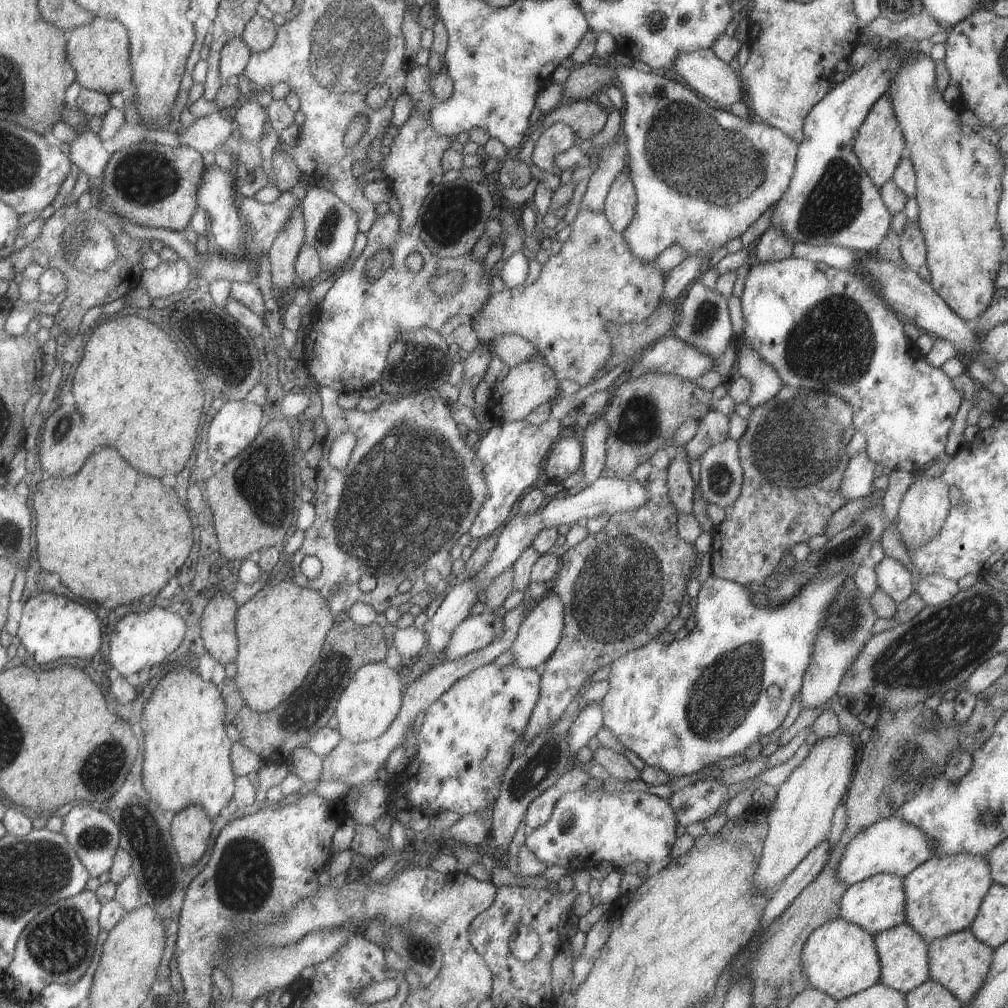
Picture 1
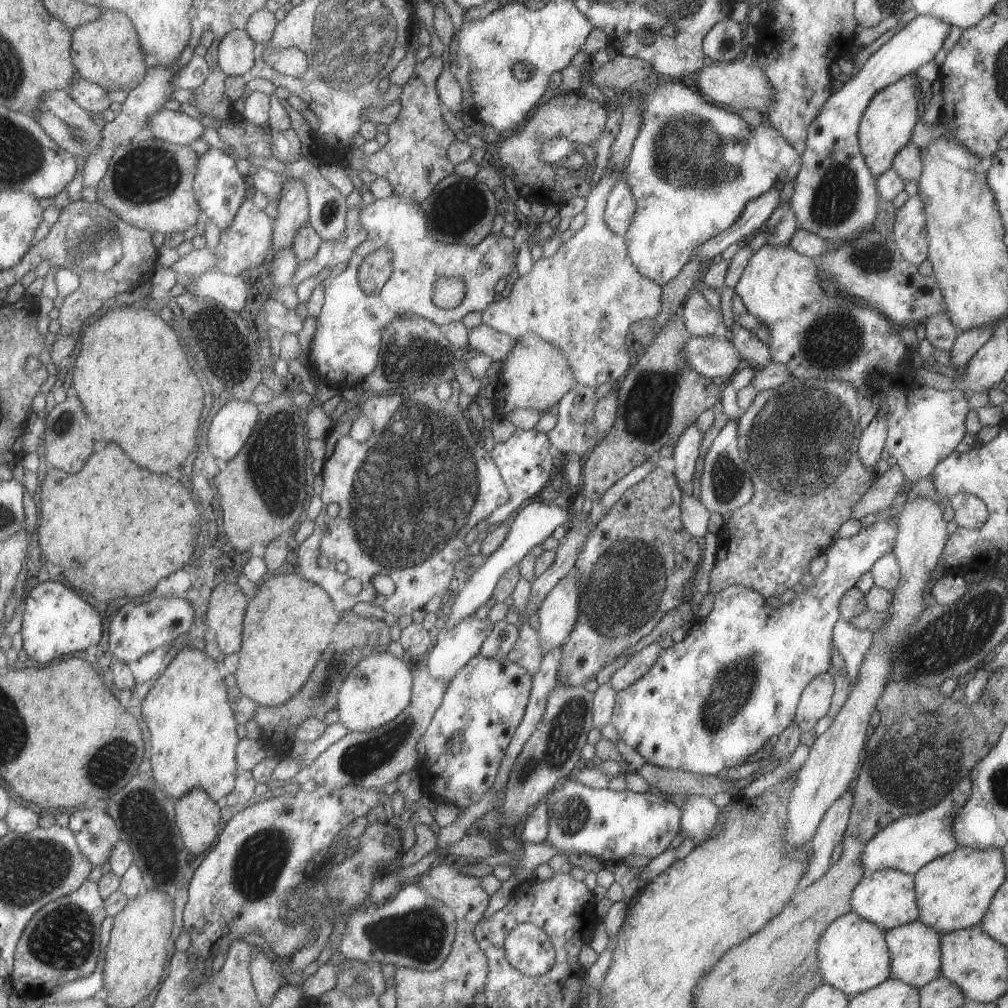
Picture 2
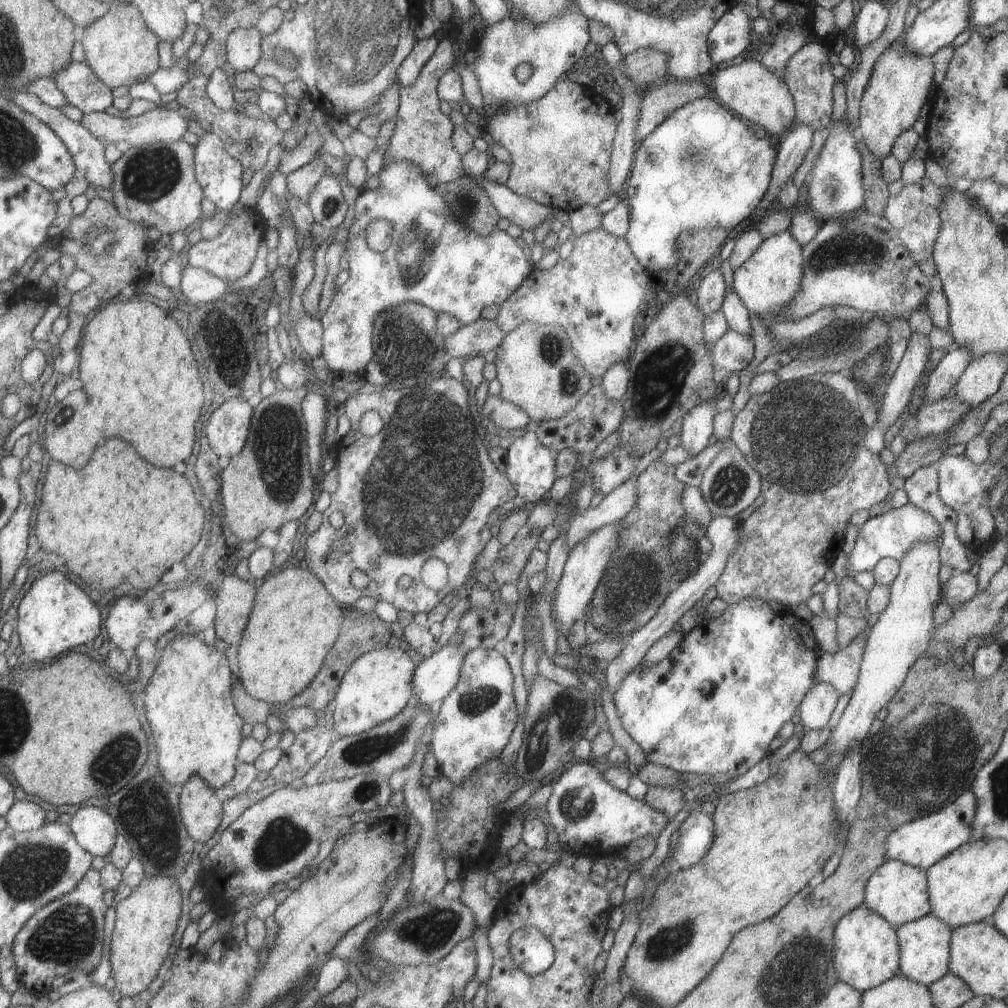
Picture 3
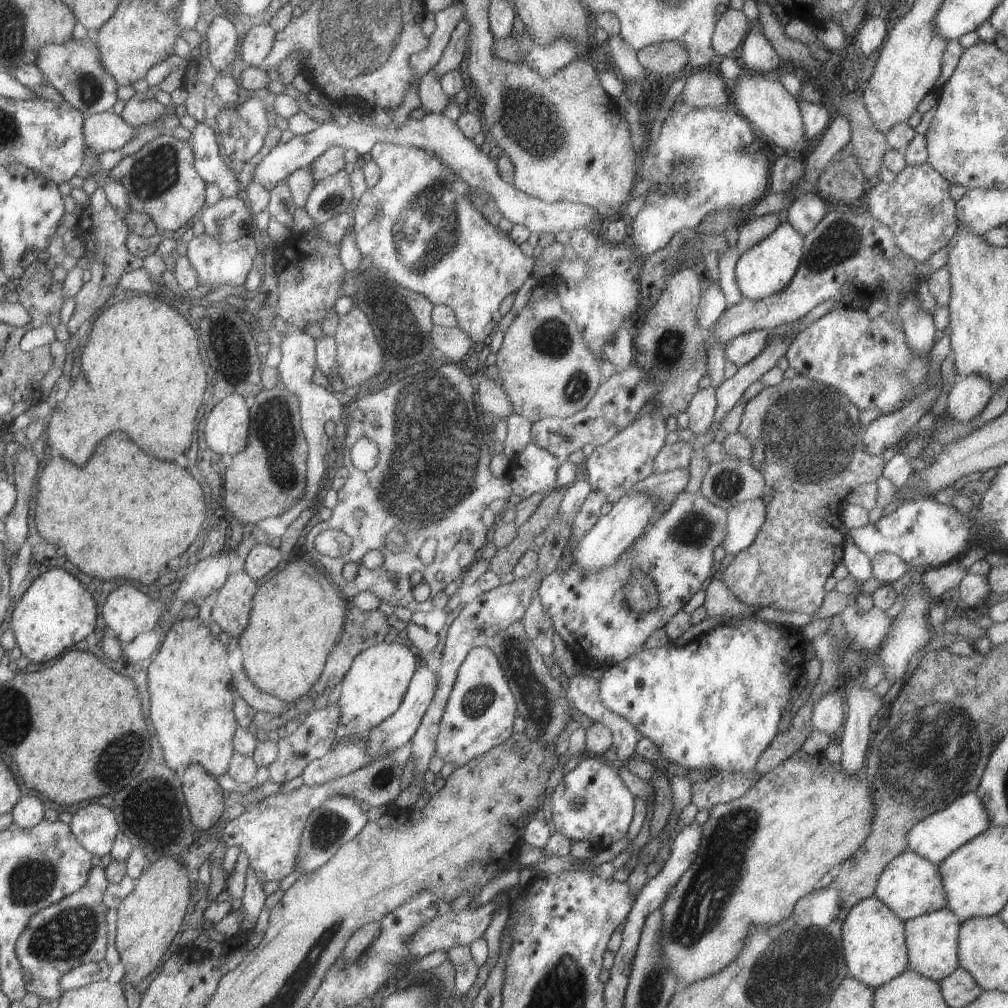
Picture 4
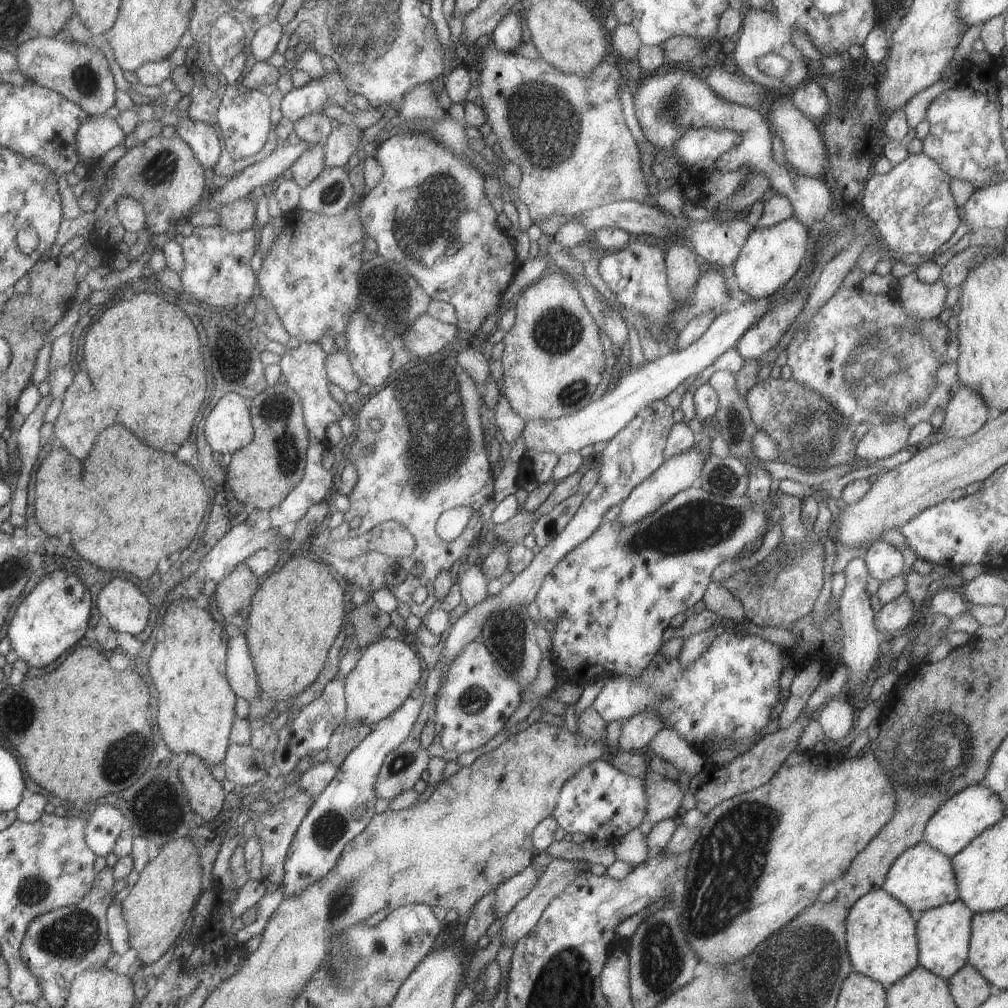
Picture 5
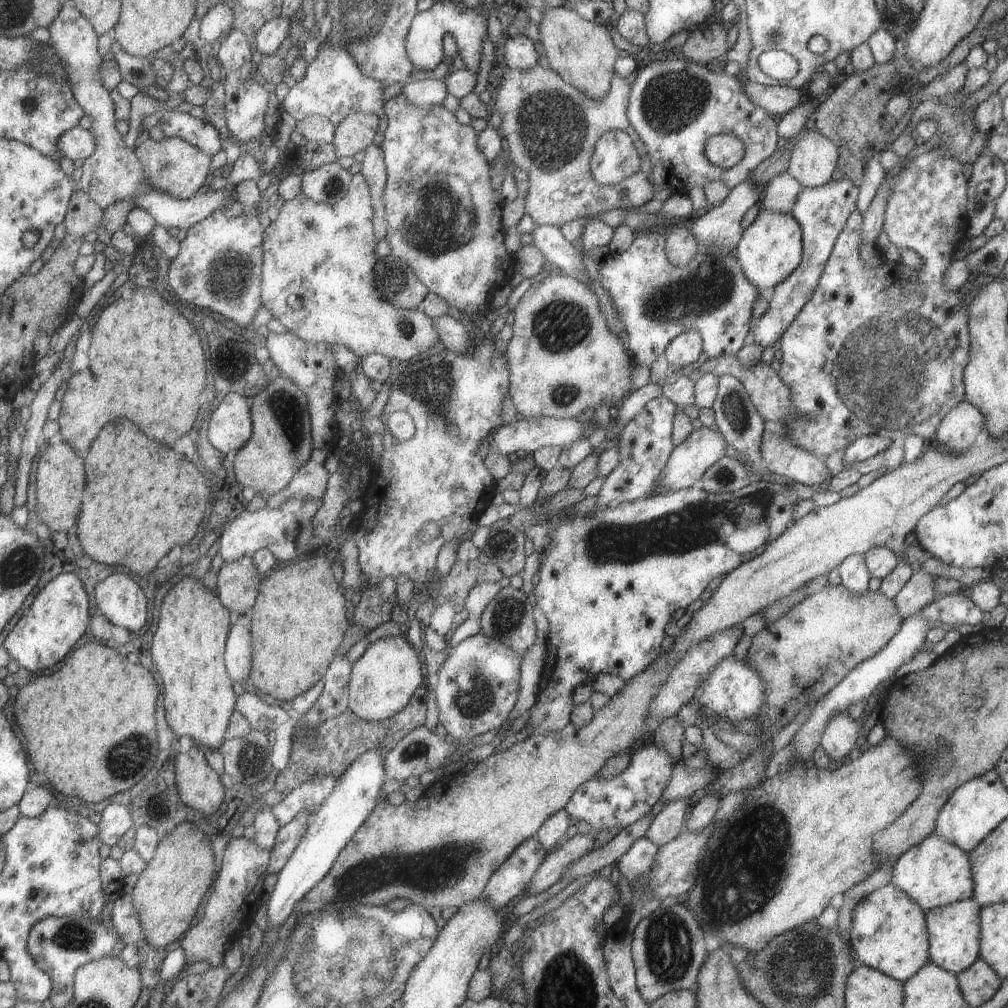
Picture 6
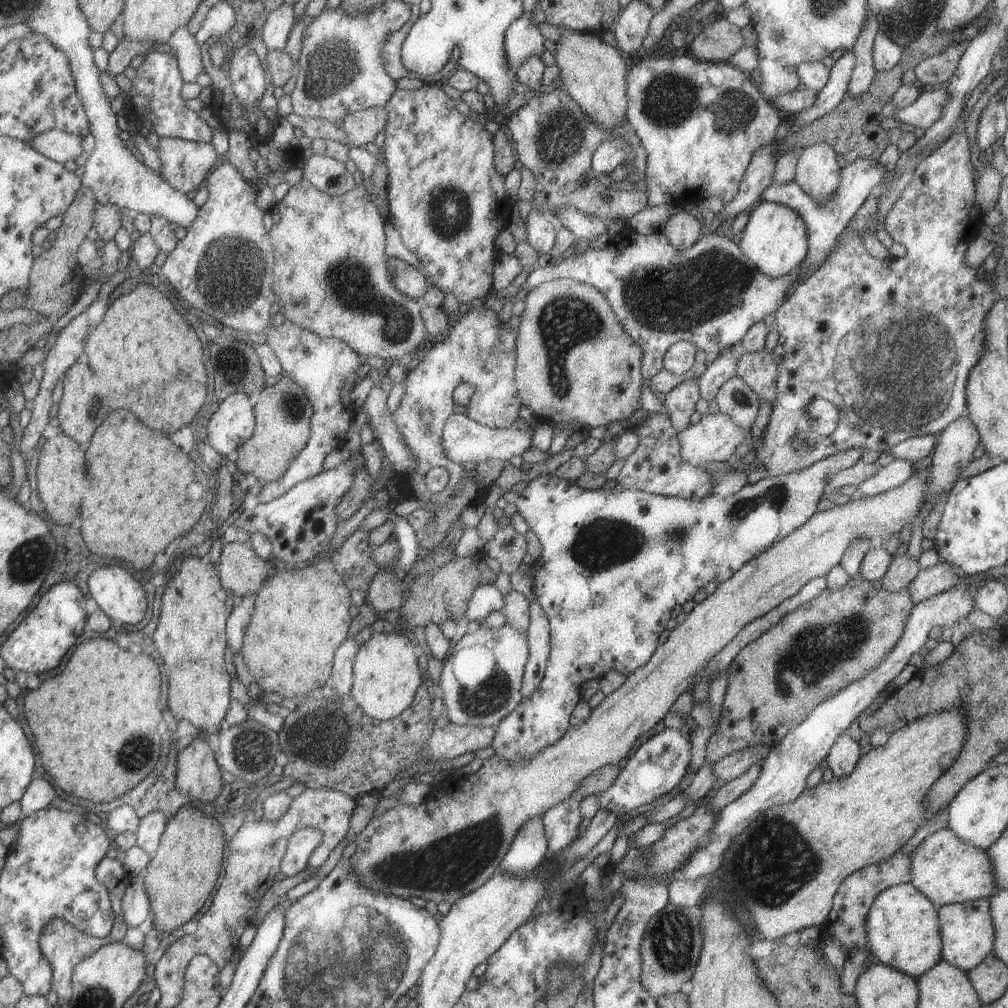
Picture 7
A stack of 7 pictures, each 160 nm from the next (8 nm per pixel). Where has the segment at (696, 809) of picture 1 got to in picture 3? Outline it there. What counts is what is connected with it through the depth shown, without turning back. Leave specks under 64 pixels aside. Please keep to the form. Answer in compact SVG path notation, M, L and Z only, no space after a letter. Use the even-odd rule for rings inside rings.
M704 808L690 812L684 821L678 826L678 843L671 849L672 862L679 869L689 868L691 865L697 864L708 848L711 848L713 840L713 823L710 813L706 813Z

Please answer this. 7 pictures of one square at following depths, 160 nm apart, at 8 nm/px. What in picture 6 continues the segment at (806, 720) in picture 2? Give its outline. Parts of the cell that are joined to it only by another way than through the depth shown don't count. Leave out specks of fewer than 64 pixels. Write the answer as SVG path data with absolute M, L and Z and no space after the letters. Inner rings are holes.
M839 713L828 720L820 738L820 746L831 760L843 763L843 758L859 746L855 743L860 731L860 718L852 720L848 714Z

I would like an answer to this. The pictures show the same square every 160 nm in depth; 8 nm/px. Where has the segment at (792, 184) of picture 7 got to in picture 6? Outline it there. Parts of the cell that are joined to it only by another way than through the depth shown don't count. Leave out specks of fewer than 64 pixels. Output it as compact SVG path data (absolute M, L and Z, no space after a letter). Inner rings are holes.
M843 176L837 180L831 179L820 187L803 187L796 196L790 213L802 232L802 257L800 263L787 275L787 278L774 286L774 293L768 302L767 310L756 320L756 324L751 326L748 339L755 341L755 344L760 344L762 348L772 345L783 334L803 304L809 300L834 247L835 239L842 231L847 217L856 210L855 200L858 187L857 183L852 183Z

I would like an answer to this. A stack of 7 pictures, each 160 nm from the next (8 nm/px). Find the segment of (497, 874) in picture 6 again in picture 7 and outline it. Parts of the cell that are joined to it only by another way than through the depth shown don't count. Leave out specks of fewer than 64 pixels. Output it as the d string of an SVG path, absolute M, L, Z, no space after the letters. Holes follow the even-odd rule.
M542 816L527 819L515 833L509 850L500 860L499 871L526 875L548 858Z

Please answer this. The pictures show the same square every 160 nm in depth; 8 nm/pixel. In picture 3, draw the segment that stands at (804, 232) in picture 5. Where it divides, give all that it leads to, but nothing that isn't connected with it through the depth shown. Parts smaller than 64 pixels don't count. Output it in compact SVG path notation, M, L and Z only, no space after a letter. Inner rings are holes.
M788 231L765 238L759 247L733 271L732 290L739 296L748 312L758 317L763 314L781 314L801 286L803 276L802 247L793 240Z

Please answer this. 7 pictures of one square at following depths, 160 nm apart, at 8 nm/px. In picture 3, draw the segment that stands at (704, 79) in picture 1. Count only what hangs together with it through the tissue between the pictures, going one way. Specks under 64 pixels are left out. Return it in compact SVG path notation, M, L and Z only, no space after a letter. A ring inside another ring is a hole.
M743 60L739 64L717 70L711 75L710 86L718 103L735 112L741 120L763 126L768 136L780 139L793 124L795 110L787 86L761 62Z

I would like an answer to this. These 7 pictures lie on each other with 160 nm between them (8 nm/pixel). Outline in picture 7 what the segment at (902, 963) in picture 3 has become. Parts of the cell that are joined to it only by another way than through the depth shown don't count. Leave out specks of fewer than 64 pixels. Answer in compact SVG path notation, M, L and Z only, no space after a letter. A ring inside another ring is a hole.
M977 899L961 904L943 905L936 909L942 940L941 959L965 972L983 962L992 952L994 943L994 926L989 907L988 899Z

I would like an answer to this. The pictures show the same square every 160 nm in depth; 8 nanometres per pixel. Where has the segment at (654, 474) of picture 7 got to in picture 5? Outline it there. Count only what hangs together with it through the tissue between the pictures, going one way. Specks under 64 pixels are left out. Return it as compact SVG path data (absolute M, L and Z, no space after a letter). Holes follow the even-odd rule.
M657 399L647 406L640 408L637 414L621 429L615 433L607 446L596 455L595 463L598 466L598 479L595 486L586 494L581 506L573 514L571 520L563 527L563 530L543 548L537 549L527 568L520 572L510 584L503 584L502 589L494 596L485 597L475 607L466 612L451 625L439 660L442 661L442 673L440 680L444 679L444 672L453 660L453 657L468 643L479 639L480 630L484 620L492 610L505 608L509 605L520 604L526 606L534 600L545 575L565 556L574 549L582 540L585 540L599 526L604 518L604 513L611 506L620 504L629 496L629 493L642 480L645 480L664 461L663 447L665 446L669 429L673 426L671 413L673 409ZM442 656L444 659L442 659Z

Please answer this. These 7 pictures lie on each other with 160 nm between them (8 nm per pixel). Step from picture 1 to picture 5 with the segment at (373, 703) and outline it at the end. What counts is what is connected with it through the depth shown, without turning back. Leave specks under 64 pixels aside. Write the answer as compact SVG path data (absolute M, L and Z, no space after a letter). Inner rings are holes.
M405 635L397 639L384 638L365 646L355 667L343 679L346 719L352 723L371 724L395 712L418 684L420 662L421 657Z

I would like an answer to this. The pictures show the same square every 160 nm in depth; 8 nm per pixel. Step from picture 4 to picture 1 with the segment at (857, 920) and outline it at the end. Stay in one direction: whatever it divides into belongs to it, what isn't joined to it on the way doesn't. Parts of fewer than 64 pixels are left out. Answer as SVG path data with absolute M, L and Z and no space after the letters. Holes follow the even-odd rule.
M839 917L818 926L809 934L800 959L808 986L817 987L837 1001L880 982L881 965L874 935Z

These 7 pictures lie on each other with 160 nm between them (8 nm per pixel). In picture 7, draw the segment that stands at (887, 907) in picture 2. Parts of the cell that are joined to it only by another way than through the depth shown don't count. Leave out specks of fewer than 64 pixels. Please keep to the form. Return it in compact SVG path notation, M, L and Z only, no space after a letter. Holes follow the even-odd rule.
M949 828L935 831L914 848L910 871L910 883L937 909L953 903L990 899L998 891L988 854L961 840Z

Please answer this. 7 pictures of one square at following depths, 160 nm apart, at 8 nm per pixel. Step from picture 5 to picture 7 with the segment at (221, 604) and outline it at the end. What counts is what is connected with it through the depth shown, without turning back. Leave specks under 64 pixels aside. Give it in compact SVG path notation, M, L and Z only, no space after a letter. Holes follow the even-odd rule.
M232 540L222 546L219 562L214 568L218 571L222 587L240 599L260 589L274 564L274 561L262 559L253 547Z

